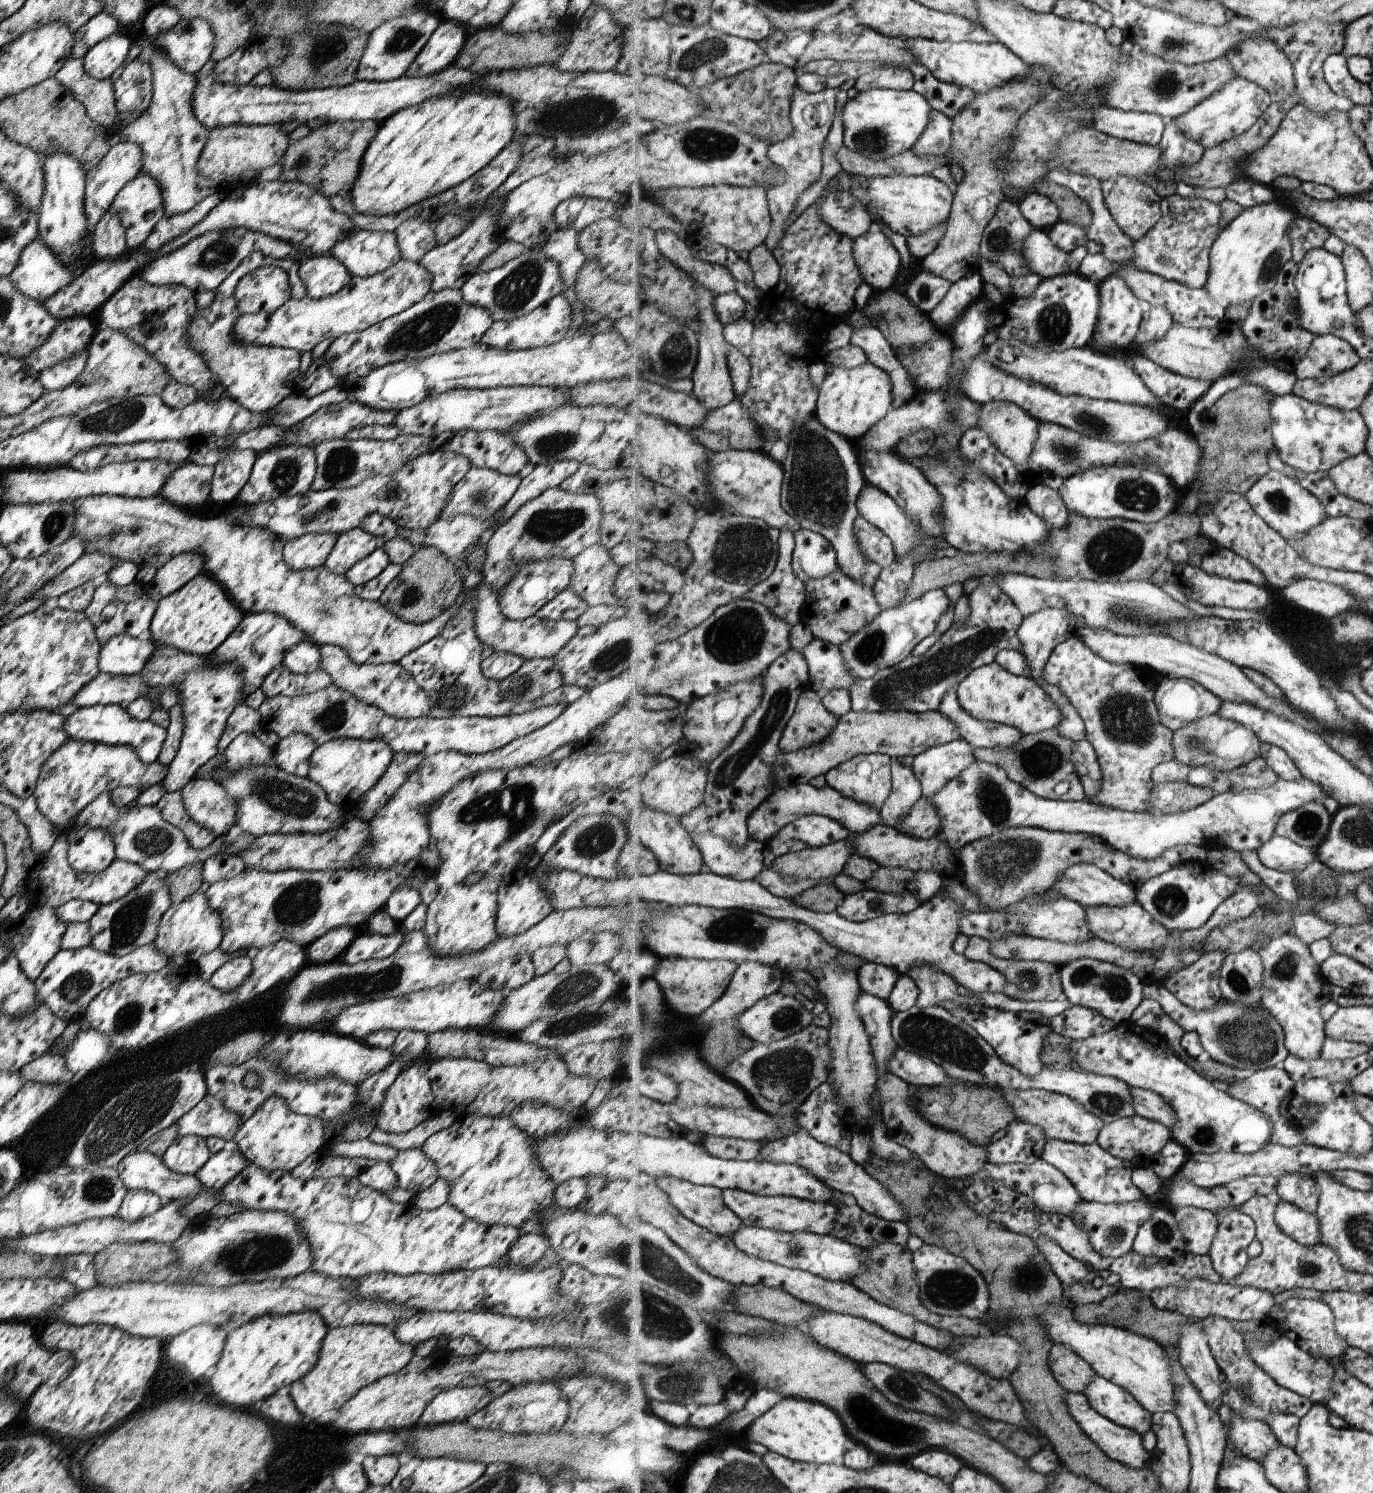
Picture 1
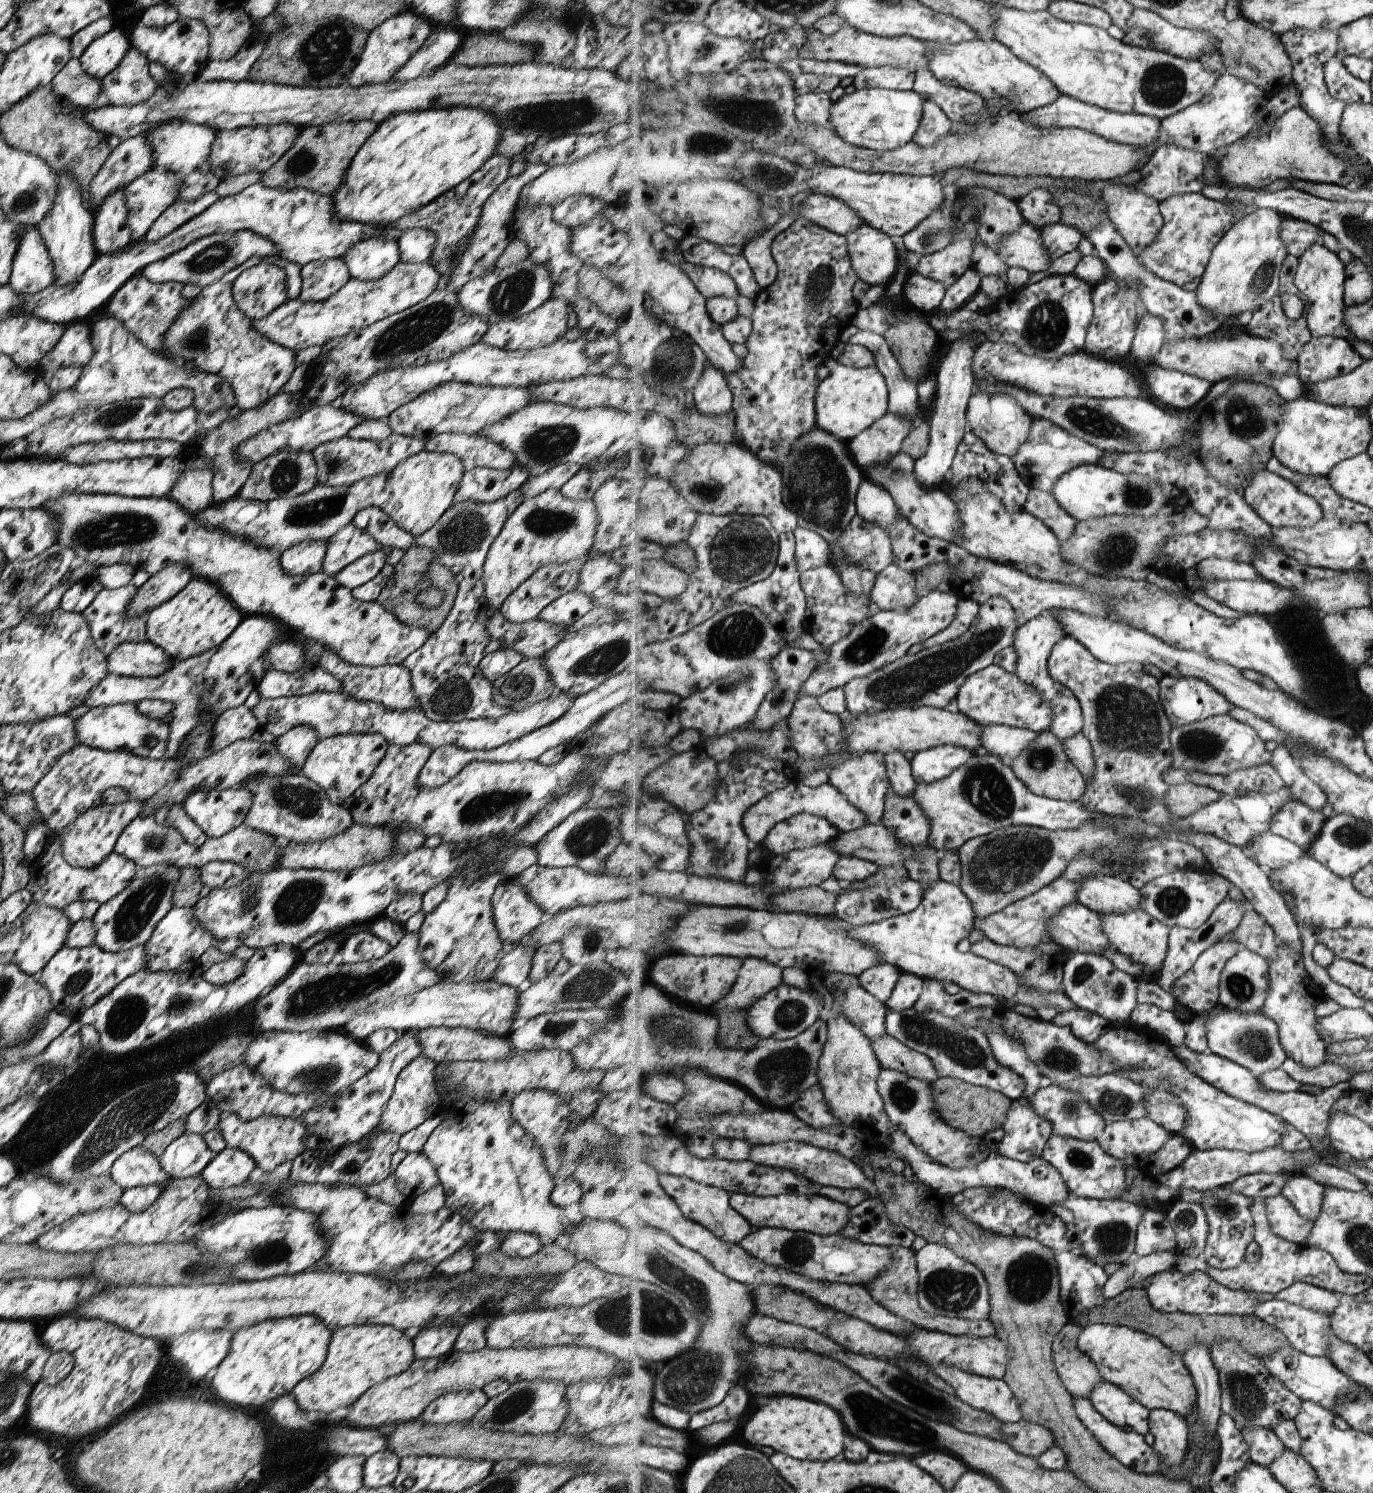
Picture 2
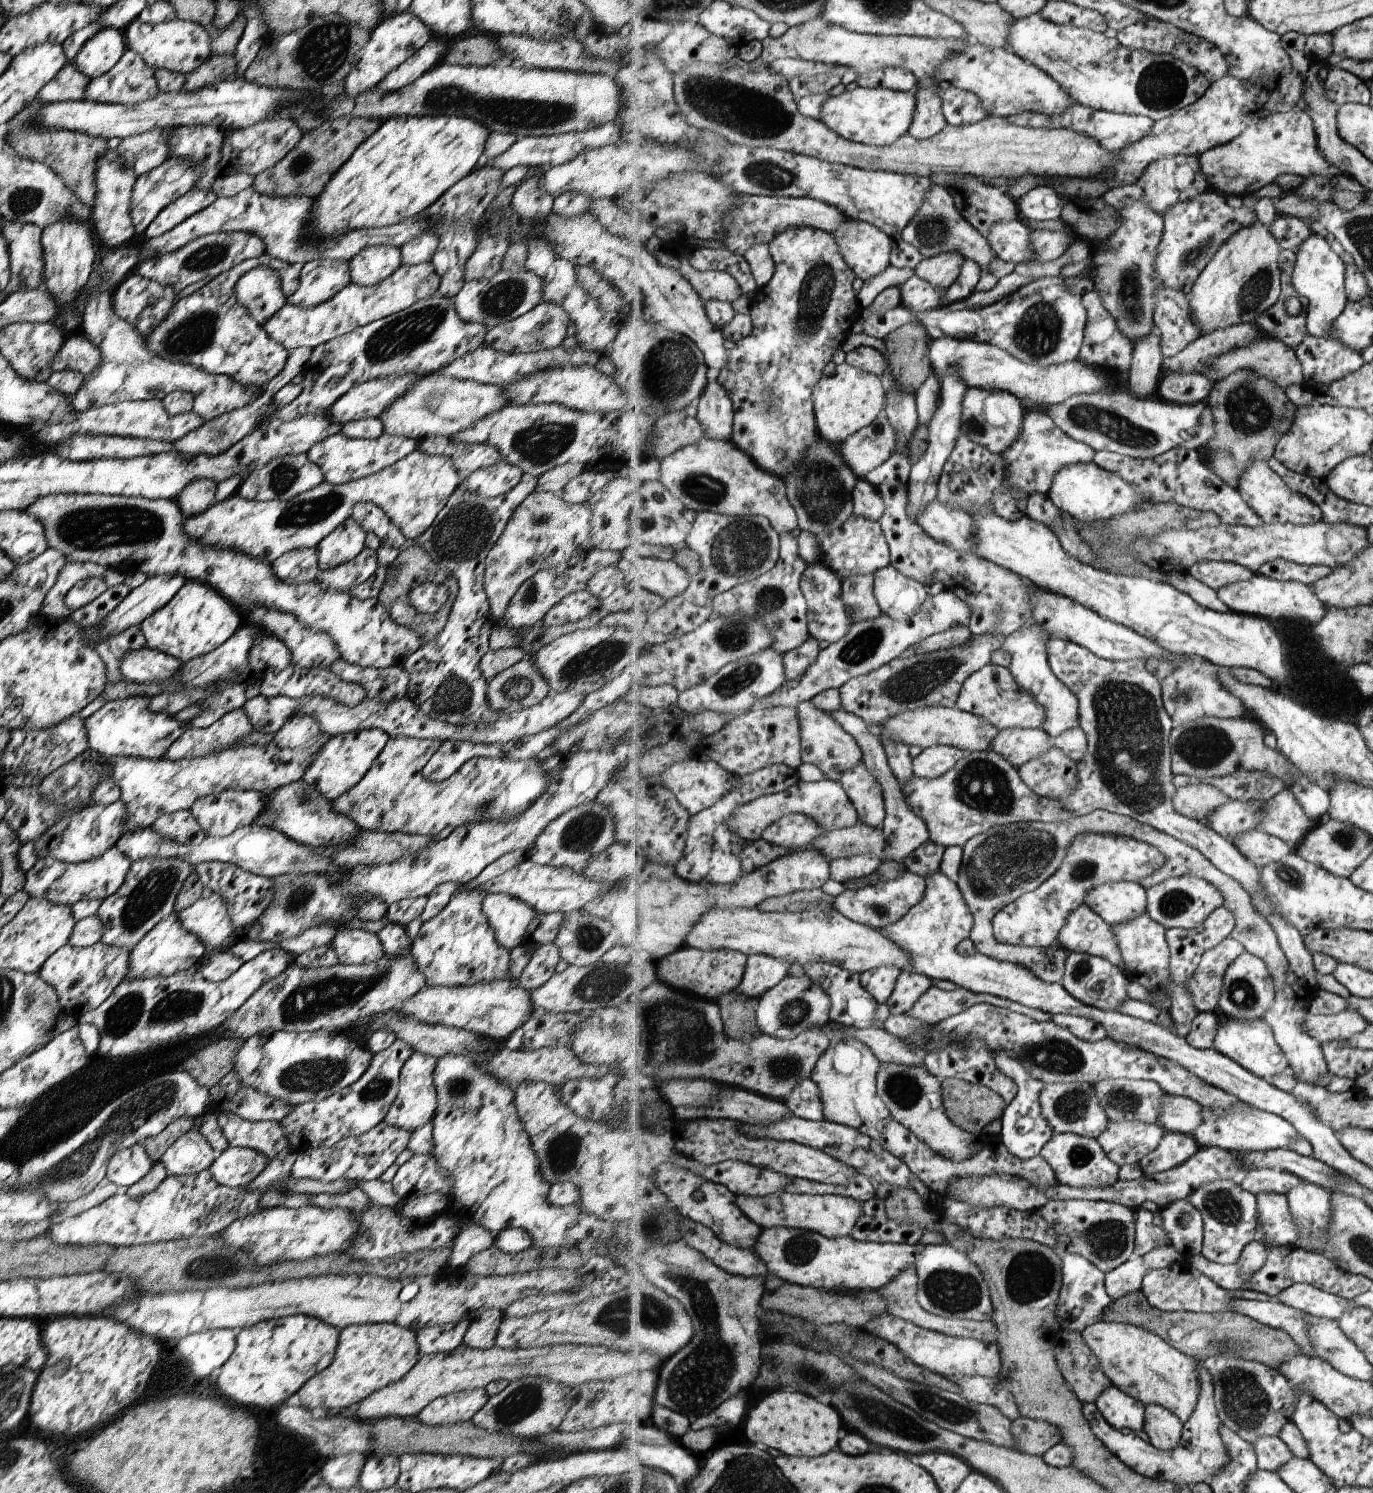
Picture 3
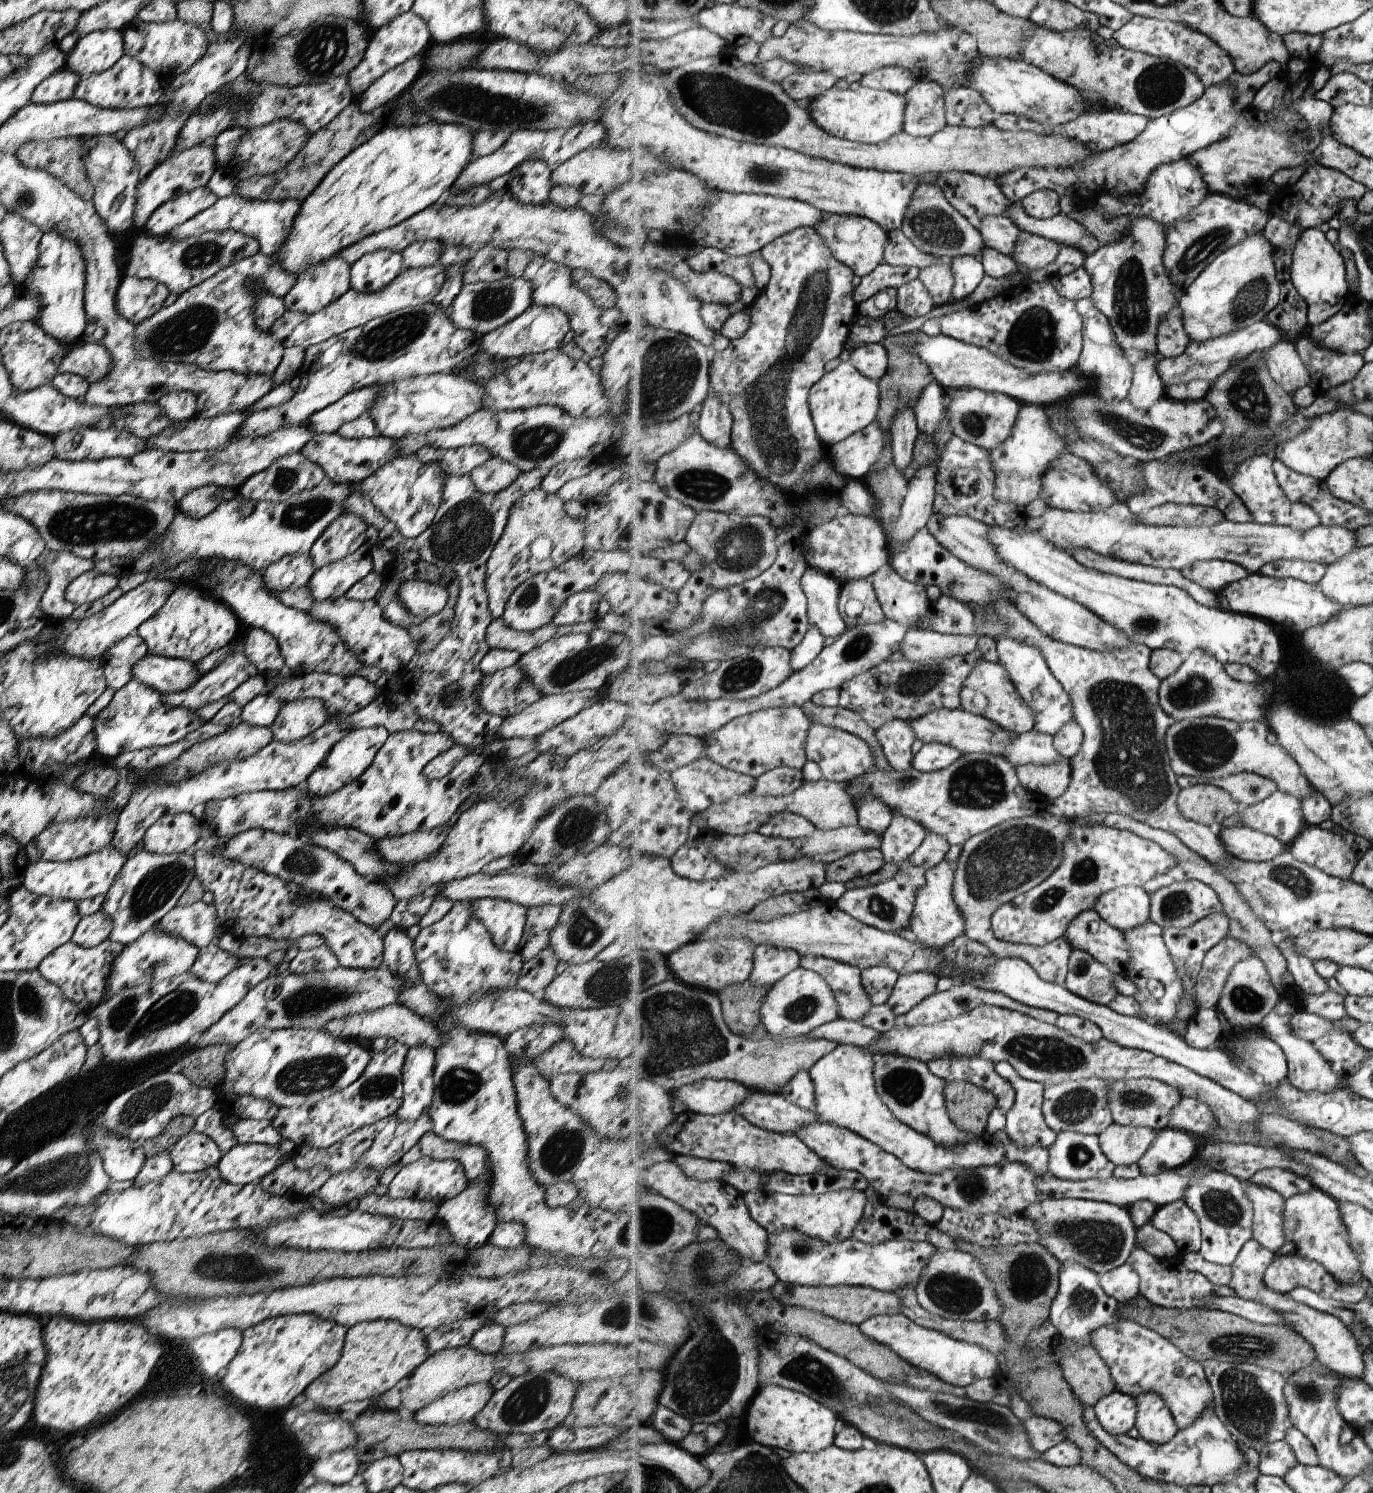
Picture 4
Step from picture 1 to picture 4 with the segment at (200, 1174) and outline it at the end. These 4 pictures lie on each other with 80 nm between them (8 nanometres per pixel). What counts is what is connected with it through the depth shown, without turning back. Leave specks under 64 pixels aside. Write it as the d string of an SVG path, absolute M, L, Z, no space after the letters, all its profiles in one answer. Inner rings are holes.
M239 1143L218 1160L217 1170L222 1181L244 1185L259 1181L271 1172L282 1155L279 1146L257 1143Z

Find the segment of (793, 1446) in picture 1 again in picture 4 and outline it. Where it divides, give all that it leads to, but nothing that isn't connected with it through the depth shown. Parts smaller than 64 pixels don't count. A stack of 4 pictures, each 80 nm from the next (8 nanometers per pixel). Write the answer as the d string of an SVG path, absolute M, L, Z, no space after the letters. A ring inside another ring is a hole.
M761 1385L751 1399L744 1418L748 1432L747 1440L761 1443L772 1449L783 1448L795 1454L821 1452L833 1445L837 1434L837 1419L841 1419L836 1412L819 1404L819 1401L813 1400L810 1396L779 1385Z

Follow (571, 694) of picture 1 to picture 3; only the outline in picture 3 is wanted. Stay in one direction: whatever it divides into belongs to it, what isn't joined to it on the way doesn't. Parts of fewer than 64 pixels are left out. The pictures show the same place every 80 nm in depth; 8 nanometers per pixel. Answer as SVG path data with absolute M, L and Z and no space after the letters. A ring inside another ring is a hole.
M522 476L511 490L493 498L466 491L457 484L431 526L416 539L406 539L374 504L355 503L350 510L350 517L366 533L373 532L381 546L397 548L399 551L407 547L419 547L429 555L435 552L441 559L457 562L453 575L458 590L442 631L432 641L421 644L401 666L409 679L407 697L429 718L455 726L477 723L486 725L495 722L500 715L486 703L487 681L481 676L478 667L479 659L488 651L488 636L493 627L493 616L484 594L484 560L503 532L515 507L535 490L537 479L538 477Z

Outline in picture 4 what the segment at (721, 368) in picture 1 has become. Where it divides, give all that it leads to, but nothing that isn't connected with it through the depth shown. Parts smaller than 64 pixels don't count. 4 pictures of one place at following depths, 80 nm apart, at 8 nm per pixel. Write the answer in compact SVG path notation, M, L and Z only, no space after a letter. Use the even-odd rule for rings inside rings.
M711 393L698 420L698 432L707 442L722 449L732 446L733 415L718 395Z

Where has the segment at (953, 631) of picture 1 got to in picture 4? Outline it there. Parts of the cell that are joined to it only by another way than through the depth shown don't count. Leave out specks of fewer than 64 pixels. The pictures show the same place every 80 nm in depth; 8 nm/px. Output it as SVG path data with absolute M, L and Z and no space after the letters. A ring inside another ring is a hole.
M978 648L971 654L929 659L924 663L912 663L903 658L883 661L842 684L840 705L860 714L874 731L894 718L914 721L936 710L961 709L963 685L981 659L985 658Z

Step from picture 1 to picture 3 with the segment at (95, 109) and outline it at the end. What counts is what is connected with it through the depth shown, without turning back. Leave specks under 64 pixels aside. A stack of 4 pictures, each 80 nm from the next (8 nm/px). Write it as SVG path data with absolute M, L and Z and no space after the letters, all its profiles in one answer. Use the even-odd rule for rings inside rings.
M66 62L49 82L39 88L35 99L40 103L81 100L88 80L72 62Z

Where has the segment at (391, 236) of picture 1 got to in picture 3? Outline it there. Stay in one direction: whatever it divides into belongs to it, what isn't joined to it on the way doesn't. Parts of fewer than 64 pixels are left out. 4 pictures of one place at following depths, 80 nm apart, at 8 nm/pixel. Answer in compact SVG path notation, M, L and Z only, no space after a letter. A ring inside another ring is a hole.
M391 245L364 248L348 262L350 282L364 287L379 284L399 268L400 262L400 250Z

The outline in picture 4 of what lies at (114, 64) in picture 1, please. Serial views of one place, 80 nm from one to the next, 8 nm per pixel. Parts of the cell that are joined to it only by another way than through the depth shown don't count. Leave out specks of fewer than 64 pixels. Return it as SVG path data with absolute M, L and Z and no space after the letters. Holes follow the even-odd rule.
M115 29L96 30L81 35L65 54L65 68L80 78L100 73L115 64L123 51L123 33Z

